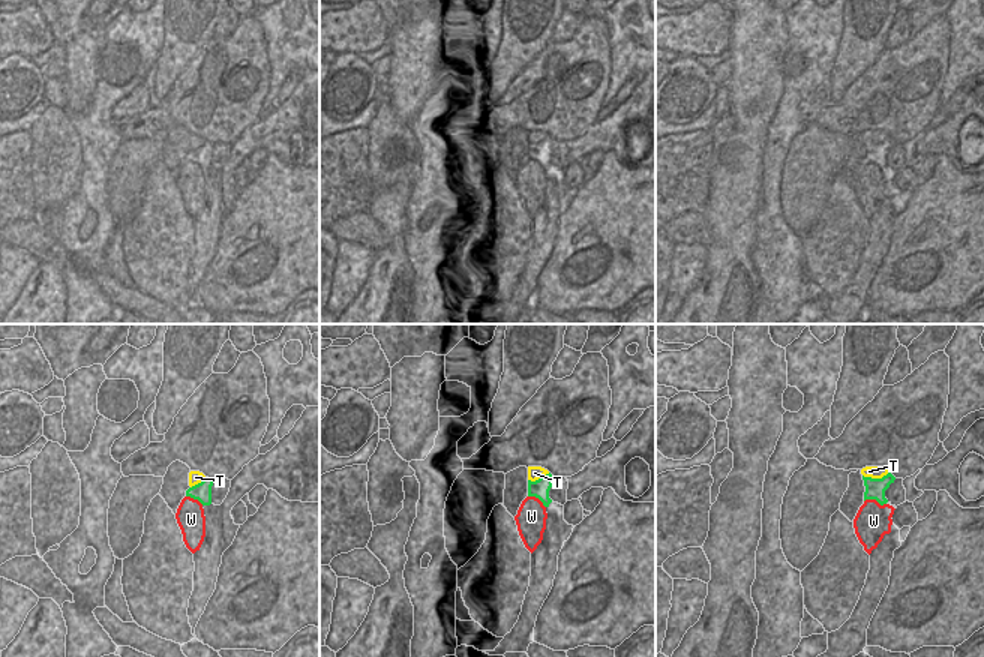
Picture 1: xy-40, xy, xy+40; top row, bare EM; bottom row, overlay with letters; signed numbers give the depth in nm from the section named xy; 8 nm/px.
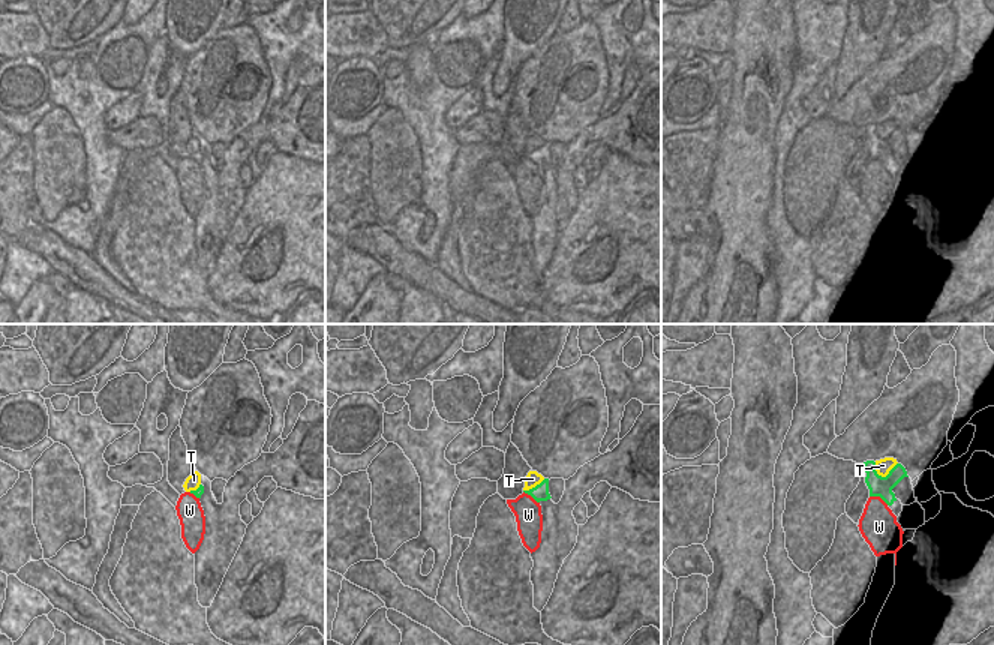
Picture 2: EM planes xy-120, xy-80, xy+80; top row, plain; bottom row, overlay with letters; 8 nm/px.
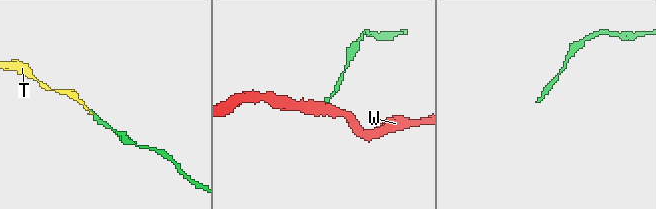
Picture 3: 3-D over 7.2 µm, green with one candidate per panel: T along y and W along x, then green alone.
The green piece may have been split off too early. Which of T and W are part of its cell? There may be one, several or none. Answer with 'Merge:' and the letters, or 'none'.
Merge: T

